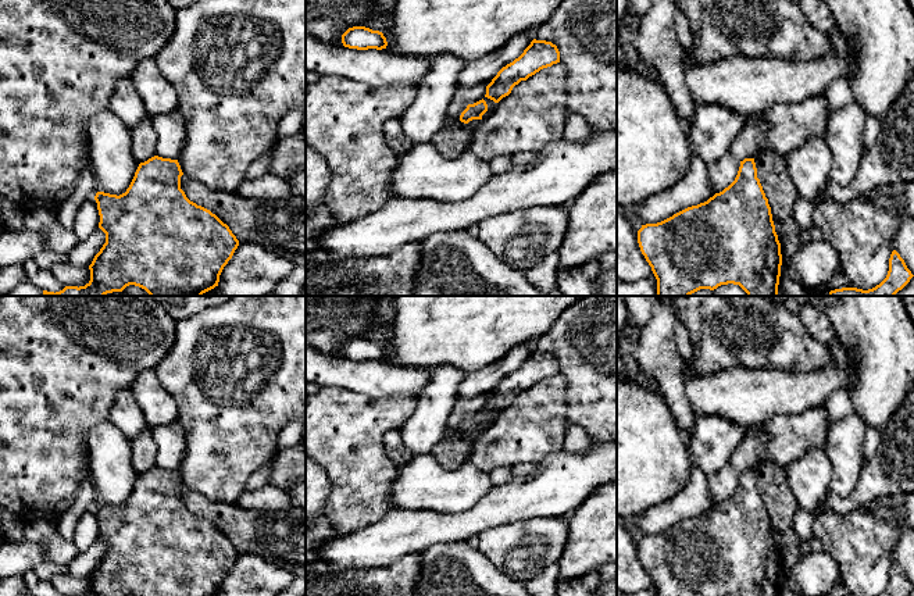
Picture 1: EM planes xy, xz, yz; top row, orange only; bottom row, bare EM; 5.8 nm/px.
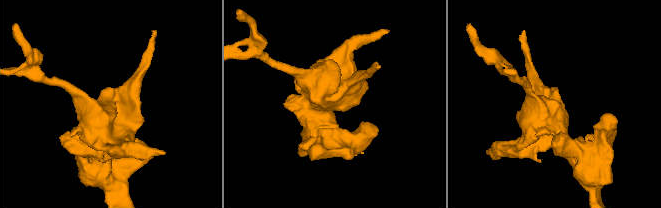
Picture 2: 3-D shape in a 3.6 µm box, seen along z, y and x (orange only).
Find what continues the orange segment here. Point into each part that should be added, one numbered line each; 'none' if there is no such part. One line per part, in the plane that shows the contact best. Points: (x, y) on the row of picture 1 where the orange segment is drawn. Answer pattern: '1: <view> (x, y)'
none

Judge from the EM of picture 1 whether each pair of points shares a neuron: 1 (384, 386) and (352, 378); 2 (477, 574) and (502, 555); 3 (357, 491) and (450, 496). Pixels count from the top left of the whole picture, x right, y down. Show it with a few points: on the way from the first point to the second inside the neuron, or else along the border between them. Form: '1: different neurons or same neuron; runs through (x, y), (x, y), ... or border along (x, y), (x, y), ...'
1: same neuron; runs through (375, 379), (360, 378)
2: different neurons; border along (477, 548), (499, 570), (517, 581)
3: different neurons; border along (397, 468), (389, 493), (392, 507)

